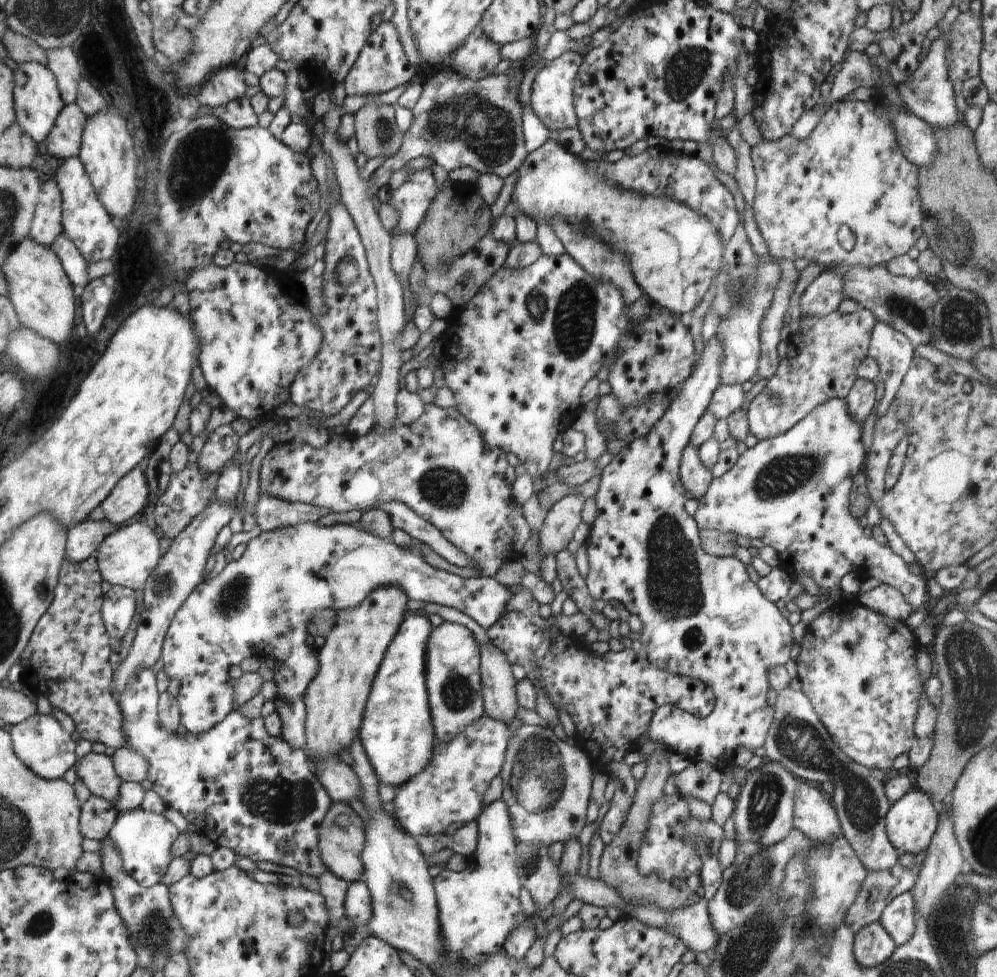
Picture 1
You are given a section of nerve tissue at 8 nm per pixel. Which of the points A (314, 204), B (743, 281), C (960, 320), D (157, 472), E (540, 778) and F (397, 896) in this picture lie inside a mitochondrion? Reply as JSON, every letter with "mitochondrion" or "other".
{"A":"other","B":"mitochondrion","C":"mitochondrion","D":"other","E":"mitochondrion","F":"mitochondrion"}

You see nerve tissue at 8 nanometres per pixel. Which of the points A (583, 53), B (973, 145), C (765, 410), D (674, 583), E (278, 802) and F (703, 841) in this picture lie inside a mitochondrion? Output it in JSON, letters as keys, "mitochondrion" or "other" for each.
{"A":"other","B":"other","C":"other","D":"mitochondrion","E":"mitochondrion","F":"mitochondrion"}

